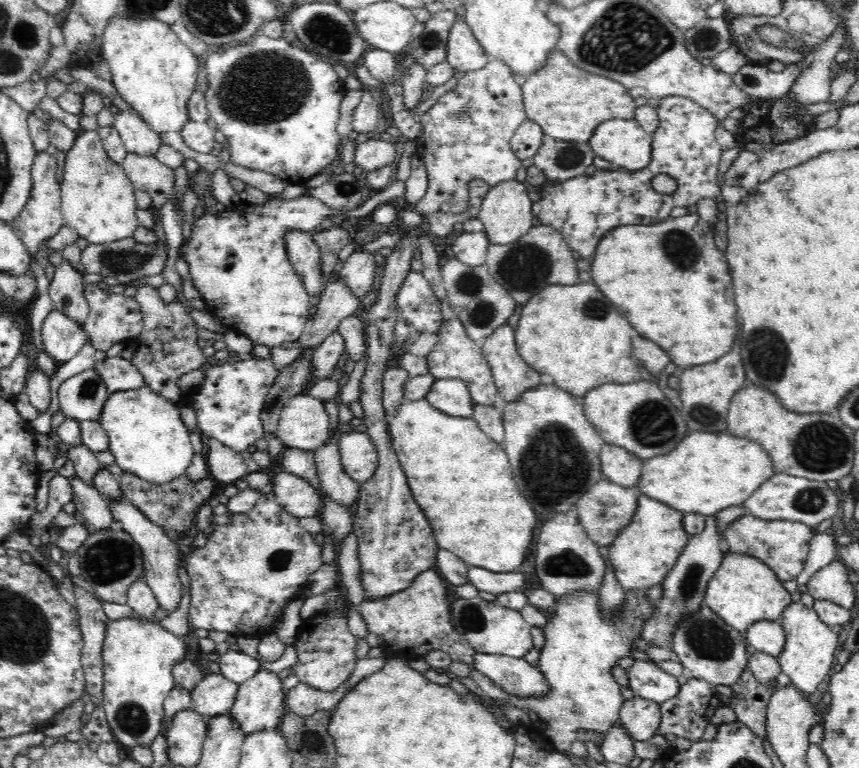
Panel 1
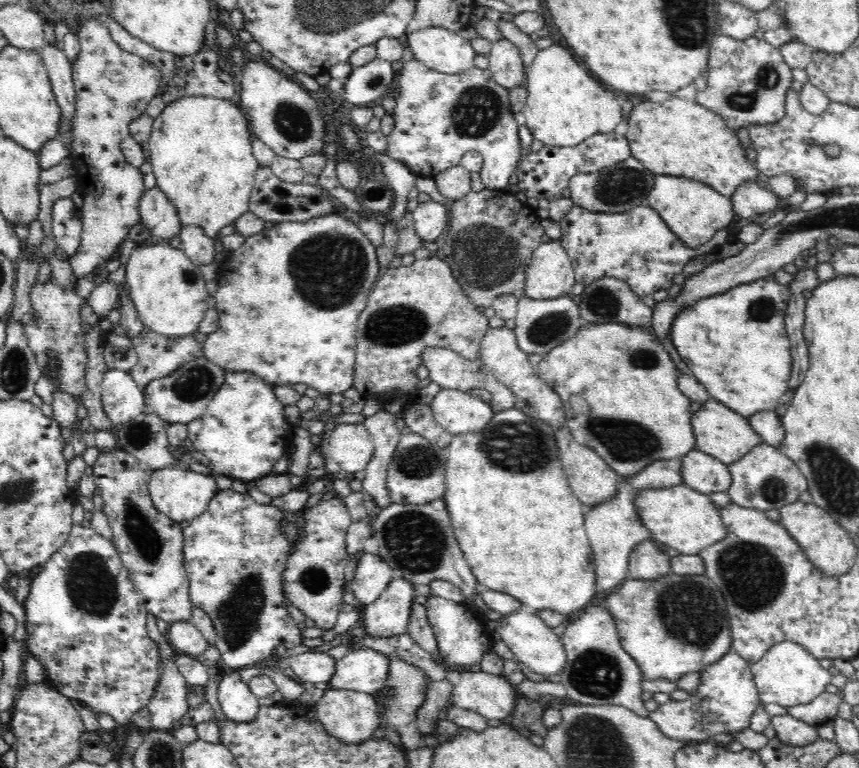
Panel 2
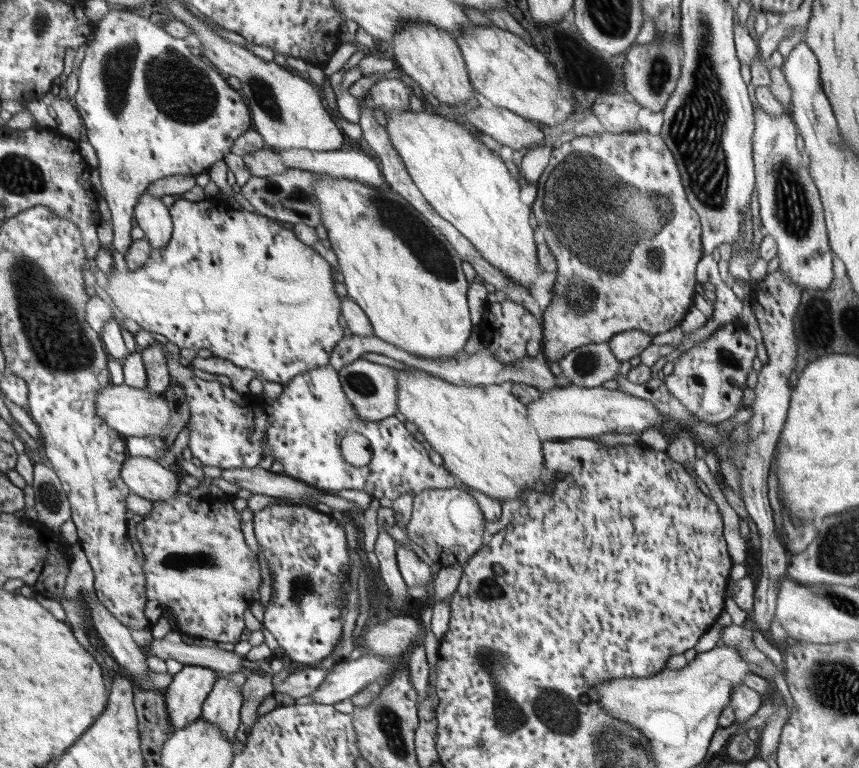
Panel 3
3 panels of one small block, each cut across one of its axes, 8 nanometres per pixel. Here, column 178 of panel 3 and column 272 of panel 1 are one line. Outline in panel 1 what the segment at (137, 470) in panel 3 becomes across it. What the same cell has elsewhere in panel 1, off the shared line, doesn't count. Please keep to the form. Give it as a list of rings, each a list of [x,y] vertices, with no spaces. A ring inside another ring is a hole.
[[[280,472],[272,480],[276,502],[296,518],[318,518],[322,506],[322,492],[308,480]]]

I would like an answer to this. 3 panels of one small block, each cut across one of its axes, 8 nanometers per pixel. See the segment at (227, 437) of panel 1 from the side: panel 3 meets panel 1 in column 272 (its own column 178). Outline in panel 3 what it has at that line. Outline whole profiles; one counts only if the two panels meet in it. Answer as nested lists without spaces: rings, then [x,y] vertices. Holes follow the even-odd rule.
[[[167,352],[165,356],[167,356],[171,384],[177,384],[177,388],[179,386],[183,388],[183,396],[189,406],[189,420],[185,426],[189,430],[187,448],[191,456],[197,458],[203,466],[219,468],[219,470],[233,470],[233,468],[251,470],[251,468],[259,468],[261,460],[271,456],[273,462],[281,462],[283,476],[291,476],[299,482],[315,486],[325,494],[335,494],[335,492],[341,492],[341,488],[347,488],[347,490],[365,490],[371,498],[385,496],[389,500],[395,500],[401,494],[415,496],[423,490],[433,490],[433,488],[451,490],[453,488],[455,480],[449,474],[449,470],[445,470],[445,466],[435,466],[429,460],[427,450],[415,438],[411,446],[411,434],[405,430],[403,422],[399,422],[399,416],[389,416],[387,420],[381,420],[381,422],[367,422],[367,420],[357,418],[357,412],[353,412],[353,404],[349,404],[349,400],[345,398],[345,390],[341,390],[339,370],[333,366],[321,366],[321,368],[297,374],[289,384],[281,386],[283,392],[279,394],[279,398],[271,400],[271,404],[267,404],[263,412],[259,412],[251,394],[235,392],[219,382],[201,380],[191,374],[191,366],[187,366],[185,362],[177,364]],[[347,434],[361,434],[371,444],[373,460],[367,466],[355,468],[341,458],[339,446]]]

